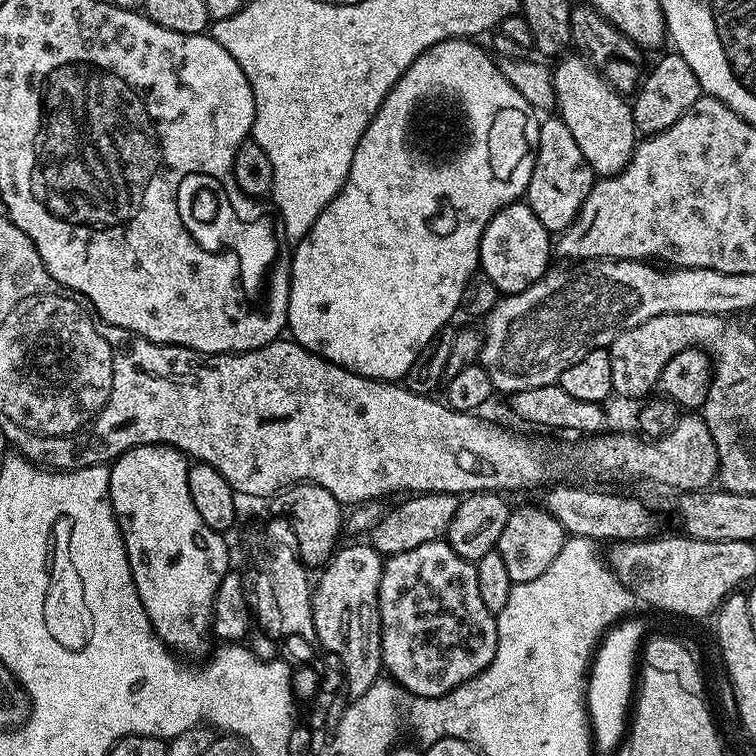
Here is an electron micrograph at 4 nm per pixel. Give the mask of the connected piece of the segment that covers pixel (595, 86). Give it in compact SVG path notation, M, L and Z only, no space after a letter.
M565 55L557 59L552 68L552 85L556 95L555 111L560 119L566 122L566 126L570 126L570 134L574 134L574 142L578 142L578 150L582 150L593 173L600 178L615 176L628 164L628 159L632 157L632 152L638 143L638 131L632 117L632 104L615 88L612 88L583 55L575 55Z

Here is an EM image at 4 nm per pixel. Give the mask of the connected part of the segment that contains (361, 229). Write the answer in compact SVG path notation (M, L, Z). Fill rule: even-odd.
M457 38L455 40L443 40L438 42L433 48L427 48L420 57L412 65L405 70L402 78L398 78L398 82L392 88L390 94L384 100L378 114L372 119L372 122L366 134L362 136L362 142L358 144L358 150L354 154L354 162L350 166L350 174L348 180L342 186L342 190L332 201L326 206L326 210L314 222L314 226L310 226L310 230L304 233L303 238L295 245L296 253L293 251L290 256L290 283L288 286L288 326L287 331L290 333L291 339L301 344L307 352L313 352L315 356L320 356L323 360L328 360L332 364L342 366L346 370L356 372L360 376L365 376L368 380L386 380L389 382L400 382L407 377L408 372L414 366L414 362L422 354L424 347L436 339L441 328L449 323L448 320L452 315L457 314L460 308L460 299L462 298L463 288L466 286L468 279L474 275L480 268L480 243L482 242L482 234L484 228L492 219L508 204L517 203L527 193L528 183L532 177L534 170L534 162L536 161L536 147L538 146L538 130L540 129L540 120L537 113L526 102L526 98L522 98L522 94L518 94L518 90L514 90L514 86L503 77L499 72L495 59L490 55L487 56L482 49L468 38Z

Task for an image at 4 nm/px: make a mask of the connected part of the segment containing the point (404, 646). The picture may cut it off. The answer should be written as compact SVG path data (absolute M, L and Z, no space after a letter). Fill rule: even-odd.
M443 539L434 542L426 542L422 546L414 546L414 550L399 552L393 556L387 557L384 561L384 570L382 572L382 582L380 583L380 654L382 664L385 669L388 668L391 679L395 681L401 689L408 692L416 692L417 697L425 696L445 696L455 688L473 680L479 676L484 669L489 668L492 659L496 653L496 616L486 606L482 606L482 598L478 595L478 574L476 565L471 560L463 560Z

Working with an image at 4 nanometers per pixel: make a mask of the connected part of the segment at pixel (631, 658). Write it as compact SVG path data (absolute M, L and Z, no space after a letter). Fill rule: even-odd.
M628 618L617 623L603 637L590 664L590 675L586 680L586 707L590 717L594 744L599 751L600 748L604 752L614 751L616 743L619 740L621 743L626 732L626 717L629 715L630 705L634 700L632 671L636 668L636 651L639 648L641 651L642 641L645 639L643 622L632 619ZM640 639L642 639L641 644ZM624 715L626 715L625 720Z

